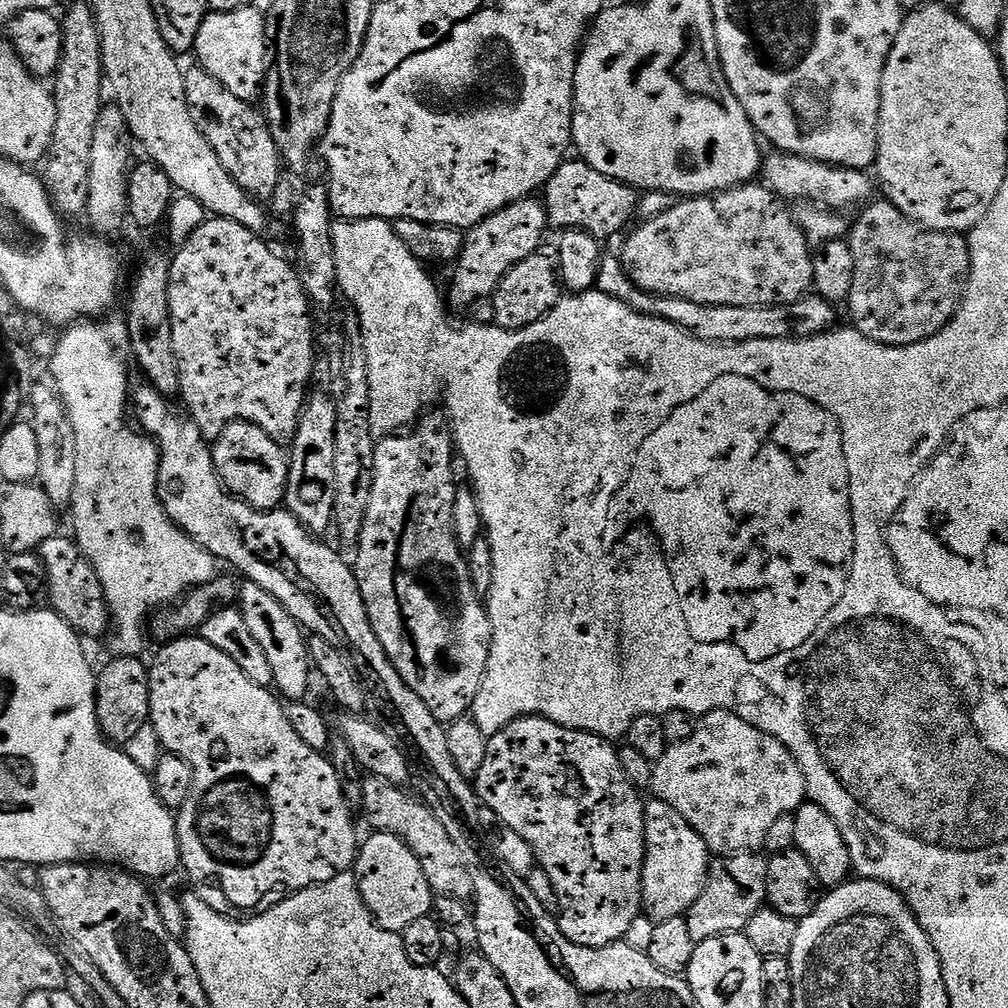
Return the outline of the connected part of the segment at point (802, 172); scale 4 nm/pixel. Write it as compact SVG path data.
M782 151L772 155L776 156L769 160L767 157L763 161L762 180L785 201L800 200L796 202L811 202L833 210L848 210L844 208L852 208L855 204L864 206L873 199L874 180L867 171L859 168L837 168L834 164L823 164L817 160L808 160L804 156L790 156Z

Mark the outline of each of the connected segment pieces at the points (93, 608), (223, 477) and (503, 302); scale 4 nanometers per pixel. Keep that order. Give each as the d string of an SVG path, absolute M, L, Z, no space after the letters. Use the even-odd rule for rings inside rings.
M60 534L52 536L38 549L38 555L47 571L49 605L83 637L101 639L110 626L110 613L101 580L75 541L71 537L62 538L62 536Z
M234 421L222 430L221 436L211 445L212 461L216 467L216 472L220 475L220 480L224 487L232 493L238 500L255 508L257 512L270 512L279 509L284 503L284 491L287 490L288 459L285 449L271 436L264 433L256 425L248 424L246 421Z
M542 246L530 254L530 258L522 258L518 266L510 269L492 293L490 302L494 306L494 323L497 328L505 328L508 332L522 330L542 319L560 300L561 295L558 254L555 247Z

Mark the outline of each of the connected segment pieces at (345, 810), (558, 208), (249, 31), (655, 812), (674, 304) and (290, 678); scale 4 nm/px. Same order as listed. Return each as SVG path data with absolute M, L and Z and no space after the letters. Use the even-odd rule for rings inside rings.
M184 634L167 641L161 648L164 649L157 654L156 661L151 661L148 673L148 689L150 690L148 715L150 723L157 731L161 745L171 755L185 760L192 768L192 789L184 805L175 813L176 837L180 847L180 862L183 871L188 871L196 880L217 880L221 890L224 891L225 898L234 907L257 907L256 909L265 903L263 900L275 888L288 888L287 890L313 888L316 884L330 882L330 878L349 871L356 863L358 851L356 828L352 825L353 809L344 797L343 786L340 784L338 774L329 757L323 751L306 746L306 742L302 742L294 726L290 726L285 705L267 687L256 685L254 681L251 681L242 672L241 667L234 662L234 659L224 654L222 650L215 649L210 642L201 639L196 634Z
M579 158L572 159L561 164L559 170L552 175L542 189L542 203L548 212L549 225L556 230L579 228L581 232L589 232L601 242L607 241L607 236L618 235L637 215L637 189L631 188L620 180L612 180L606 174L598 174L598 170L594 170Z
M253 6L242 10L230 10L230 14L209 12L198 30L194 49L199 67L204 68L234 98L249 102L261 99L266 73L270 67L270 28L264 25L264 16Z
M655 798L649 799L644 806L643 911L657 922L666 918L684 916L692 909L694 902L698 902L708 877L709 867L710 853L706 842L702 842L702 838L692 829L690 822L686 822L686 818L682 818L682 814L674 810L674 806L666 806L666 802Z
M605 255L600 261L600 269L596 278L596 288L610 298L618 298L635 312L647 316L654 315L660 320L670 322L684 329L698 340L711 344L741 344L754 339L786 339L801 331L800 324L811 318L811 299L797 300L795 304L775 304L774 306L714 306L699 304L673 296L654 296L644 292L630 279L624 271L624 265L619 259Z
M244 582L242 584L241 588L240 585L238 588L238 600L240 596L238 609L242 618L245 619L251 637L258 642L259 649L266 656L275 691L285 701L303 701L307 697L304 695L308 692L308 679L314 676L314 667L309 659L308 640L304 628L287 612L277 598L274 598L274 595L268 594L266 590L262 590L254 583Z

